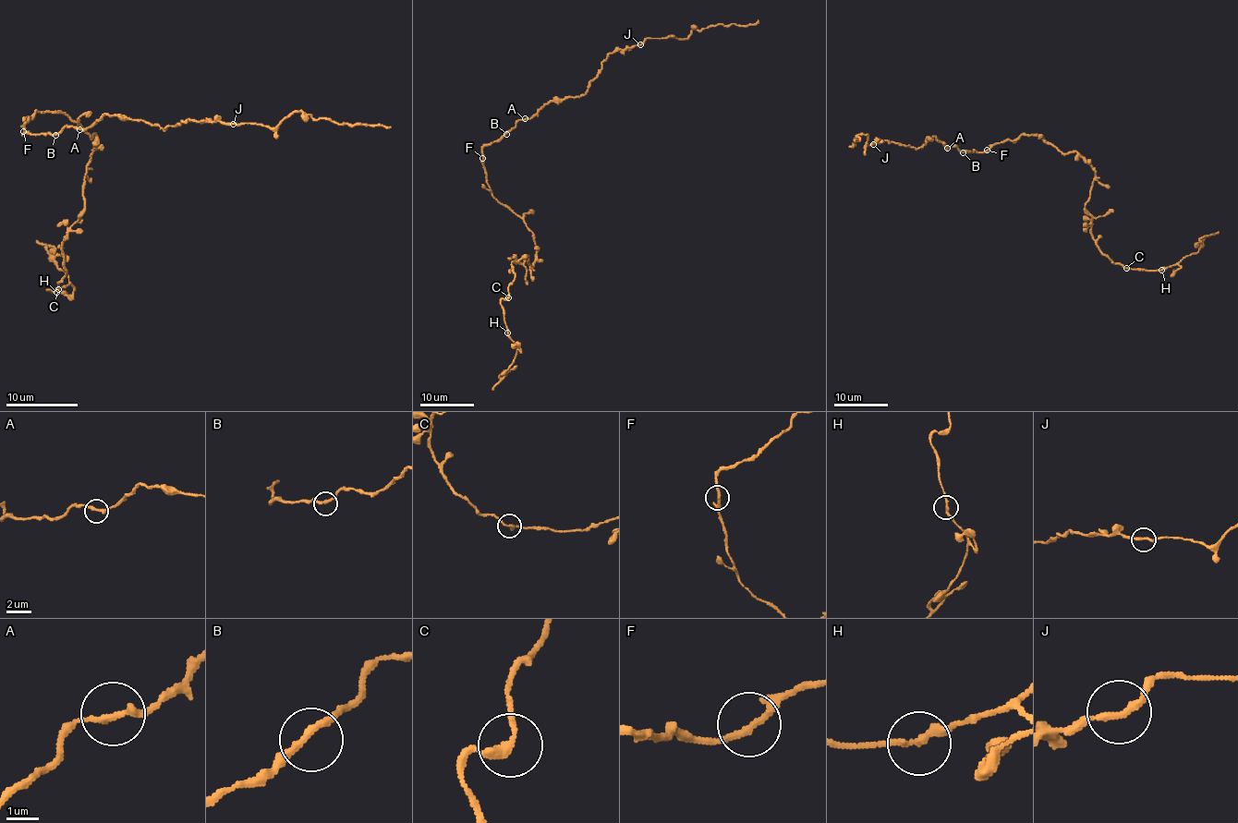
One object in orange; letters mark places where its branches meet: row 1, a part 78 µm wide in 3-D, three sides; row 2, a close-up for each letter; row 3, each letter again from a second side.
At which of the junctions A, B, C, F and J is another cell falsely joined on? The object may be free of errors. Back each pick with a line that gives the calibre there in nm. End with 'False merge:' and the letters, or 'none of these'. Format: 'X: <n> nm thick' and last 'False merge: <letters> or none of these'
False merge: none of these

